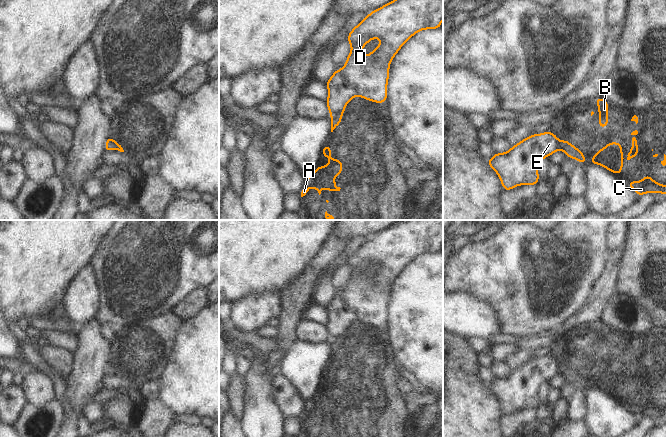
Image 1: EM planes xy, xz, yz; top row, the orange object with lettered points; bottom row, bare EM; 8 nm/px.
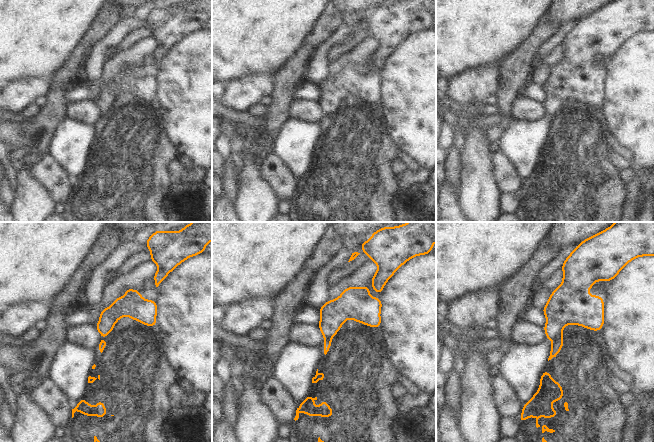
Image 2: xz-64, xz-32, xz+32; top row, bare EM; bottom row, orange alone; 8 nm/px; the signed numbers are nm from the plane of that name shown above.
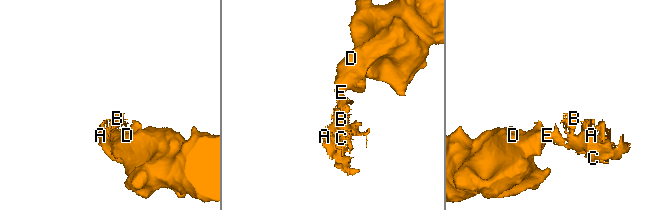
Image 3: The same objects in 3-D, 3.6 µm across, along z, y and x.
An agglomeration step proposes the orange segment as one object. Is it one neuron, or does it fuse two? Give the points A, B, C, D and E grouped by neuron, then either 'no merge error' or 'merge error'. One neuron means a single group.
groups A B C / D E; merge error

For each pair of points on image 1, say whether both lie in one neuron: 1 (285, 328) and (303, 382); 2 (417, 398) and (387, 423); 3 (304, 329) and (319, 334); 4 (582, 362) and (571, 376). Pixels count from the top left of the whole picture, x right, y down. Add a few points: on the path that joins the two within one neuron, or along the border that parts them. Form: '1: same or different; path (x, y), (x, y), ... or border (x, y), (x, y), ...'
1: different; border (297, 340), (282, 356)
2: different; border (402, 395), (409, 410)
3: same; path (308, 331), (315, 332)
4: same; path (579, 365), (573, 373)

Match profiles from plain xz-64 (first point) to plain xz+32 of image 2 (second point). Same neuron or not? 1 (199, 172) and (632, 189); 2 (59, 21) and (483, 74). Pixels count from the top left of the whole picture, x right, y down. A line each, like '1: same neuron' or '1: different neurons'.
1: different neurons
2: different neurons

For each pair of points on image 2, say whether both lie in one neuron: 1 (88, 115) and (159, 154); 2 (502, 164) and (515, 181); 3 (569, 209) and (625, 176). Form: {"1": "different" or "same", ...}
{"1": "different", "2": "same", "3": "different"}

